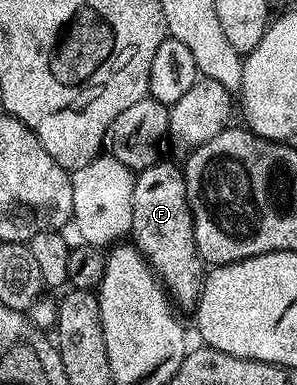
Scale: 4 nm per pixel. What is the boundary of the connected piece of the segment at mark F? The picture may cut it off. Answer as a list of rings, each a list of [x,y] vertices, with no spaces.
[[[160,161],[136,174],[130,238],[135,250],[154,272],[170,302],[176,308],[194,308],[203,290],[205,264],[195,244],[193,217],[191,207],[187,204],[187,186],[183,180],[182,166],[174,167],[171,163]]]

